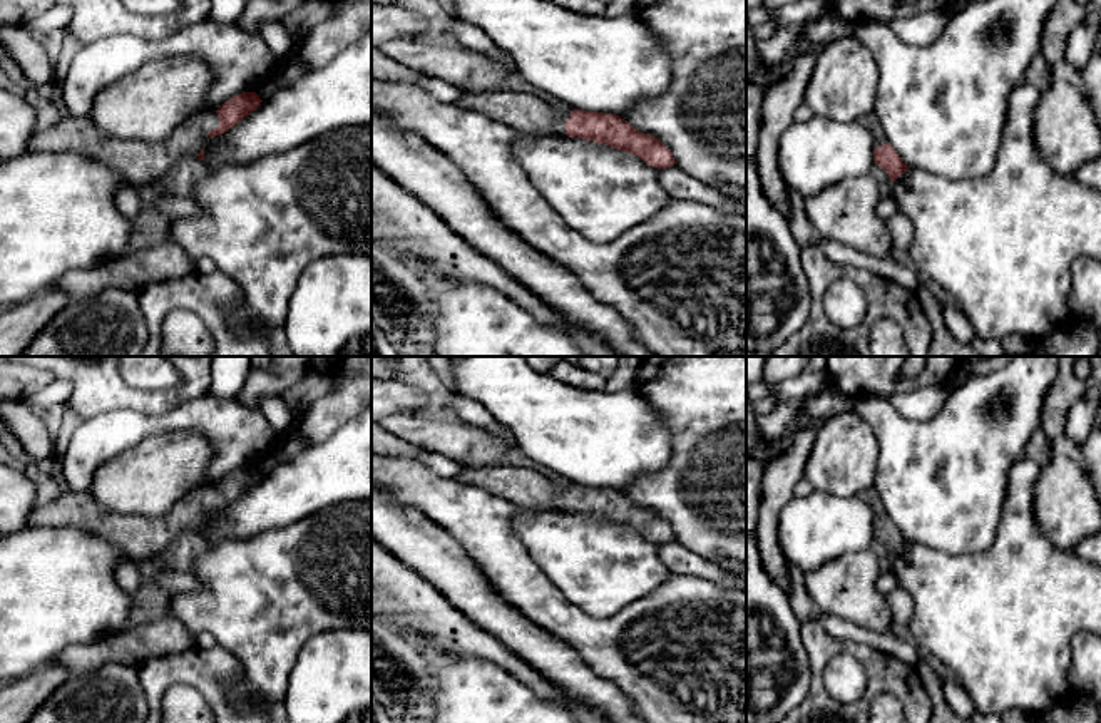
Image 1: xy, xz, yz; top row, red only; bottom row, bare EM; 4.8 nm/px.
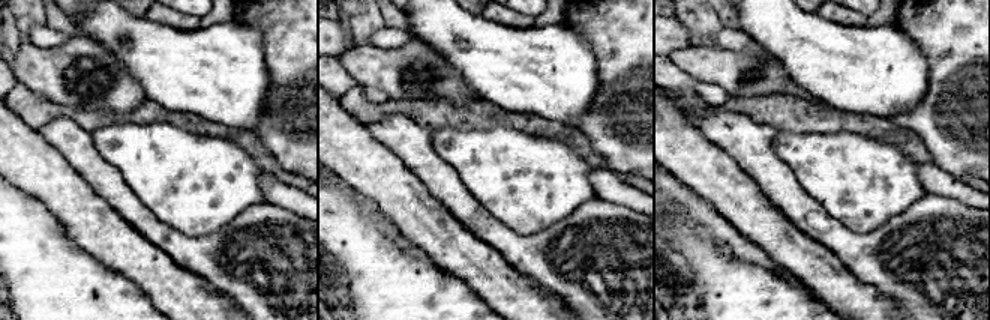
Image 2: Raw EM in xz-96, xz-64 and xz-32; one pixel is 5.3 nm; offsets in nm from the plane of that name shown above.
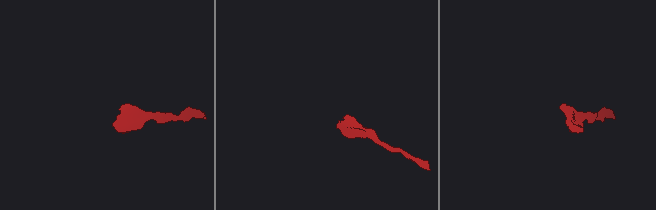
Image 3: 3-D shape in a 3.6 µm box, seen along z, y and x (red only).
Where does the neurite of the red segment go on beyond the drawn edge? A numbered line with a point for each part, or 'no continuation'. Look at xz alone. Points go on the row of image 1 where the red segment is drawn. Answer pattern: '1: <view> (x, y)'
1: xz (526, 112)

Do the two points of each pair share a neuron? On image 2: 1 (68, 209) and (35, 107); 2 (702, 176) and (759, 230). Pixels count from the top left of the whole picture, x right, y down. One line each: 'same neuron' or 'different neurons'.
1: different neurons
2: same neuron

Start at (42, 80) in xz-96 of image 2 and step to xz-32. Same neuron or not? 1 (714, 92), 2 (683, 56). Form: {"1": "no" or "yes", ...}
{"1": "no", "2": "yes"}

